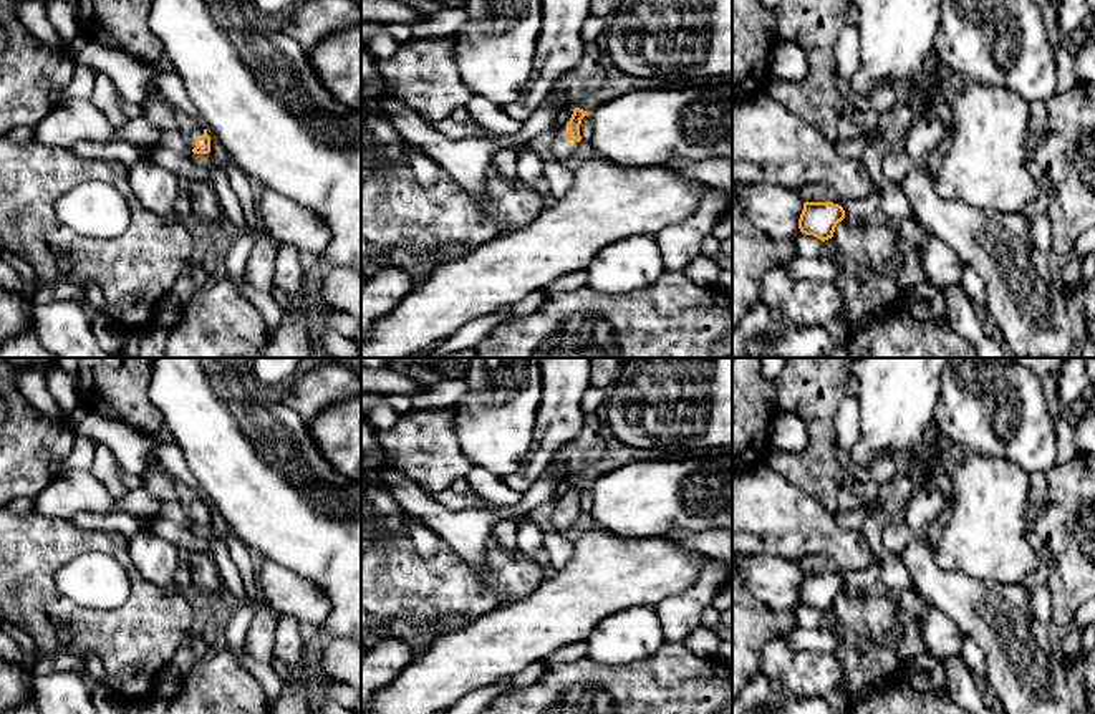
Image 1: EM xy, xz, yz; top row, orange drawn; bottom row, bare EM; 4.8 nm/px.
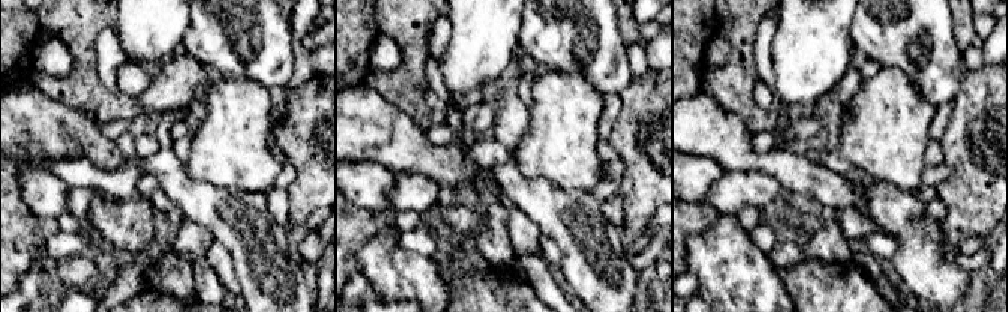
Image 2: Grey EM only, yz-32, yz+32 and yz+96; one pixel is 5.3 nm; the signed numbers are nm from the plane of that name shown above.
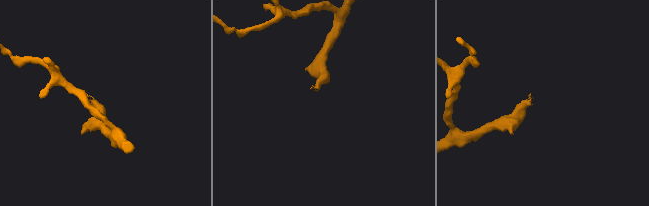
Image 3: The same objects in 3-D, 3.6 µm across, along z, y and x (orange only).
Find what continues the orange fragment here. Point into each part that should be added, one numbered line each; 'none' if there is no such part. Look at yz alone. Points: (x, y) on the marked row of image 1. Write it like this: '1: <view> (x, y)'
none

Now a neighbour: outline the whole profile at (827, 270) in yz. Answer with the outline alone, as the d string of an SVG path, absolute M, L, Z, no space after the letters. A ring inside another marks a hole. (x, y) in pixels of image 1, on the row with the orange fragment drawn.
M795 255L790 257L789 270L792 278L835 283L840 275L842 265L838 257L825 258L818 255L815 258L807 258Z

